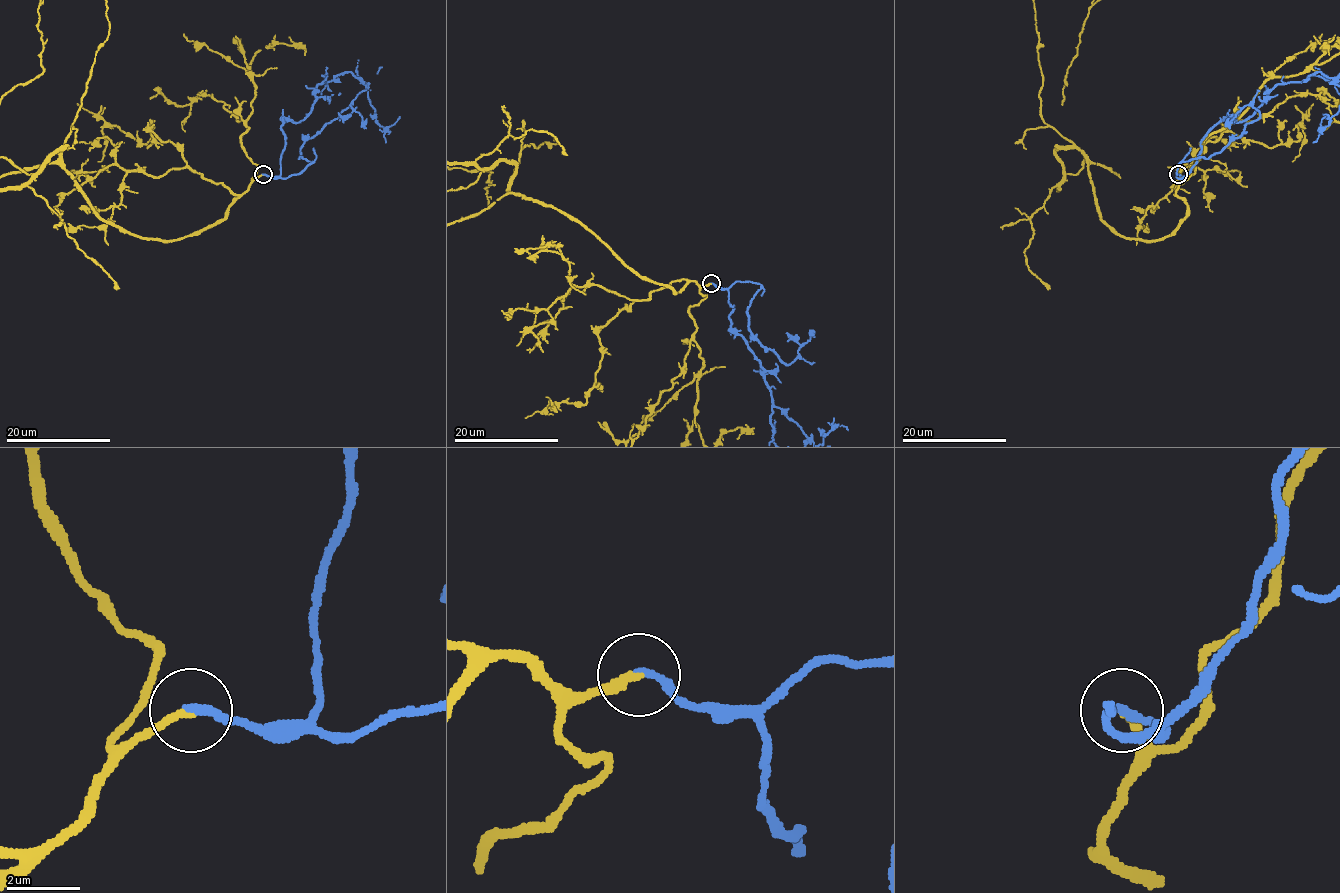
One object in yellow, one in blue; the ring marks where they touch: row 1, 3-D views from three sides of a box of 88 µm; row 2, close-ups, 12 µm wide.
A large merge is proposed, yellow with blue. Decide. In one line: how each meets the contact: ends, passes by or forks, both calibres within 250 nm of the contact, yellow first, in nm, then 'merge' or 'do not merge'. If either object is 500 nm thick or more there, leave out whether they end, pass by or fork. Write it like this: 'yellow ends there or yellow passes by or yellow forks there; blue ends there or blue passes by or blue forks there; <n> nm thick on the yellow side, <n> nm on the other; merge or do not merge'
yellow ends there; blue ends there; 200 nm thick on the yellow side, 240 nm on the other; merge

